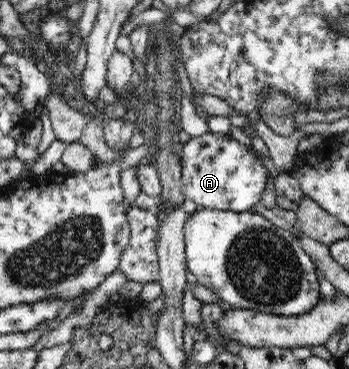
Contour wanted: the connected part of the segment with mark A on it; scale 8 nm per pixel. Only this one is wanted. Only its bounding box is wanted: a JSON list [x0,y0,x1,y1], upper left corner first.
[182,133,267,212]

